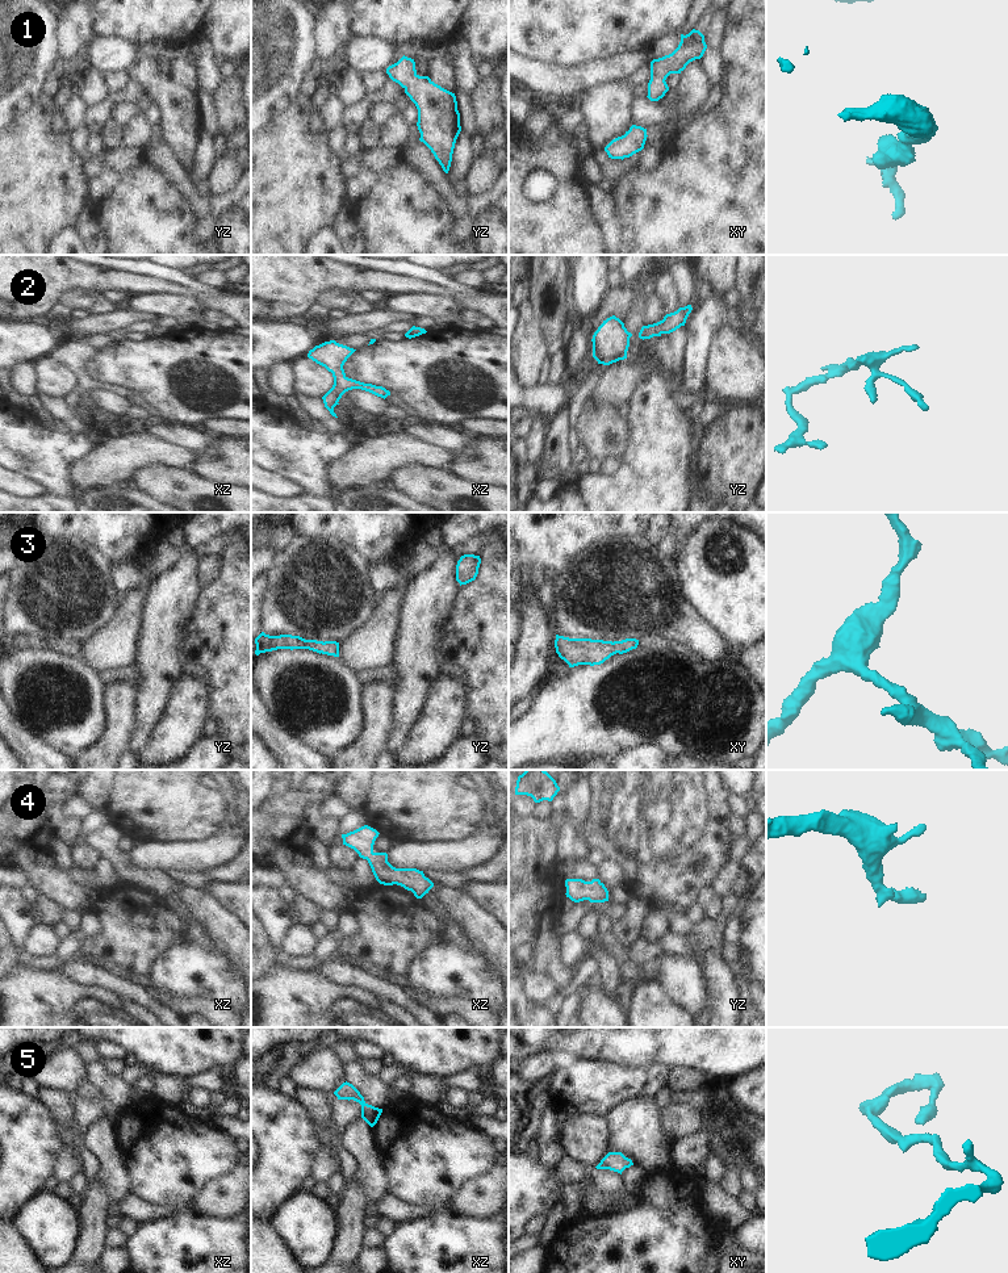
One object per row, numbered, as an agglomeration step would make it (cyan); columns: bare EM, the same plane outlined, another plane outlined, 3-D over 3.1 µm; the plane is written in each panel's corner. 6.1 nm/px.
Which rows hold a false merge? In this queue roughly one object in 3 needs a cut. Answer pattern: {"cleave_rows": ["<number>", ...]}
{"cleave_rows": []}

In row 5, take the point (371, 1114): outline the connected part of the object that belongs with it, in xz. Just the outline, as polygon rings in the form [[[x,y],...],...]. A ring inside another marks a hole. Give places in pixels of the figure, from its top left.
[[[343,1083],[335,1092],[334,1094],[338,1097],[338,1100],[354,1100],[361,1105],[361,1118],[371,1126],[373,1127],[381,1113],[382,1109],[375,1107],[372,1105],[368,1105],[364,1101],[364,1097],[360,1094],[360,1092],[350,1083]]]

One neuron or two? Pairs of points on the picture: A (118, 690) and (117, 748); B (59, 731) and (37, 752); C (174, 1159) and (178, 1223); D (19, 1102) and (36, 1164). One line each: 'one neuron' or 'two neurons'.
A: one neuron
B: two neurons
C: two neurons
D: one neuron

